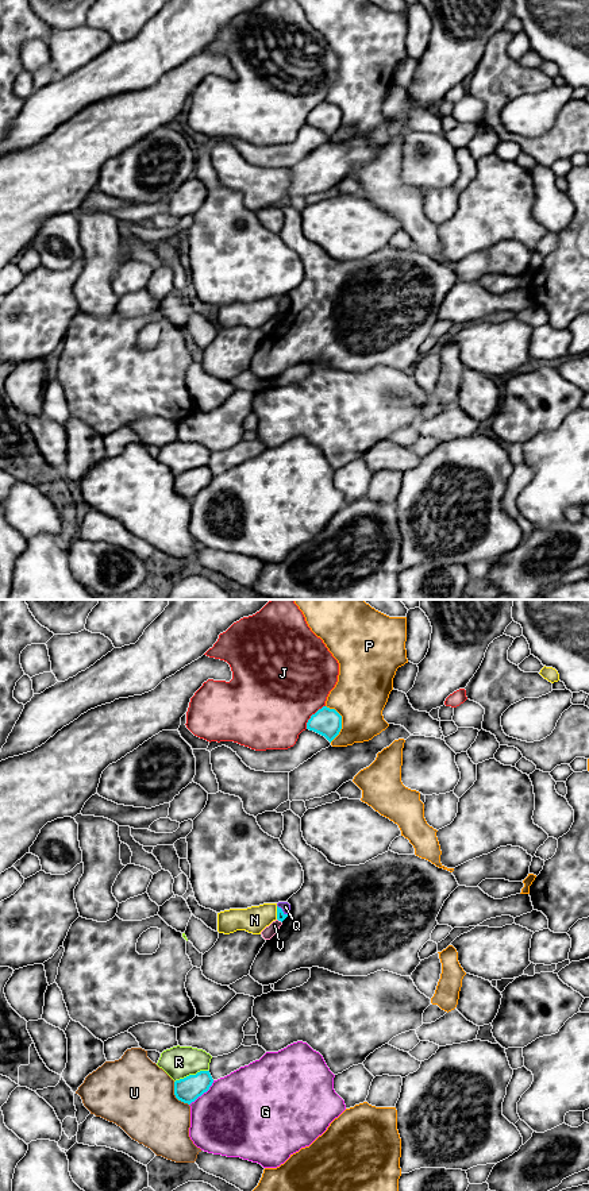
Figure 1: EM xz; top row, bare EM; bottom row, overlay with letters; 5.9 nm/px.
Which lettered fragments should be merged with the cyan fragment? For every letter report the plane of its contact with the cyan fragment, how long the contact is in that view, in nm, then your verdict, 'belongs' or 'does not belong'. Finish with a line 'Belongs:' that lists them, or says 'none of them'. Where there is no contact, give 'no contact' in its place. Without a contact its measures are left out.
G: meets cyan in xz; contact 220 nm long; does not belong
J: meets cyan in xz; contact 180 nm long; does not belong
N: meets cyan in xz; contact 80 nm long; does not belong
P: meets cyan in xz; contact 220 nm long; does not belong
Q: meets cyan in xz; contact 90 nm long; belongs
R: meets cyan in xz; contact 220 nm long; does not belong
U: meets cyan in xz; contact 170 nm long; does not belong
V: meets cyan in xz; contact 40 nm long; does not belong
Belongs: Q

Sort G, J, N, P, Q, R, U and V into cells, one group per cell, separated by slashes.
G / J / N / P / Q / R / U / V

